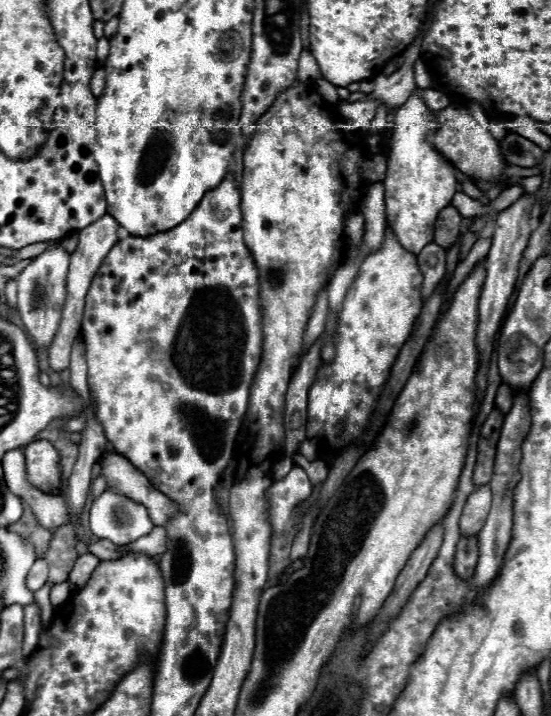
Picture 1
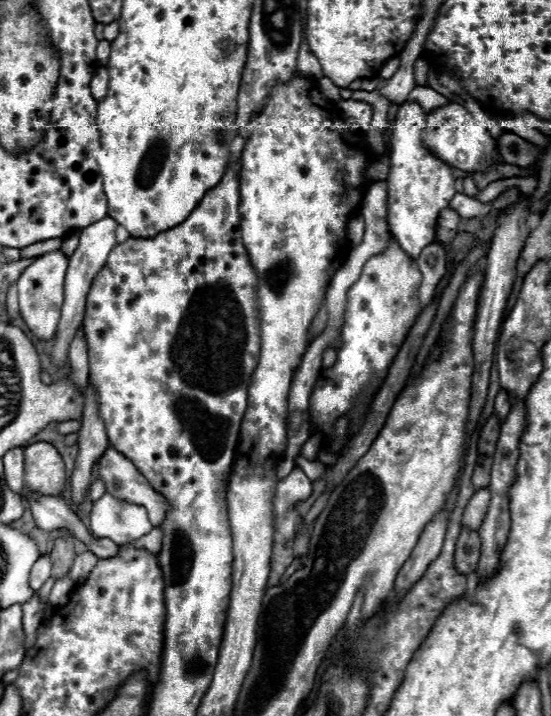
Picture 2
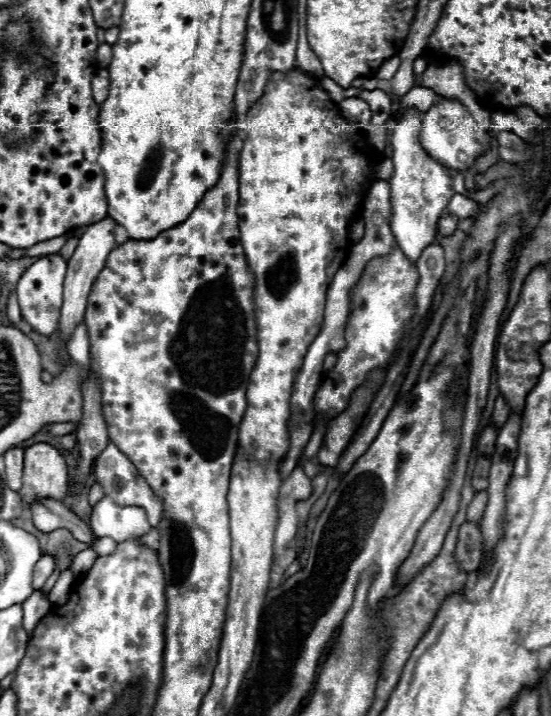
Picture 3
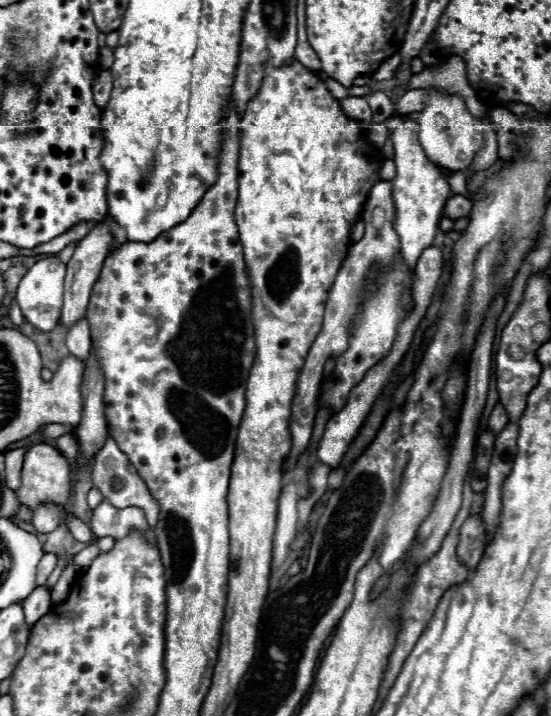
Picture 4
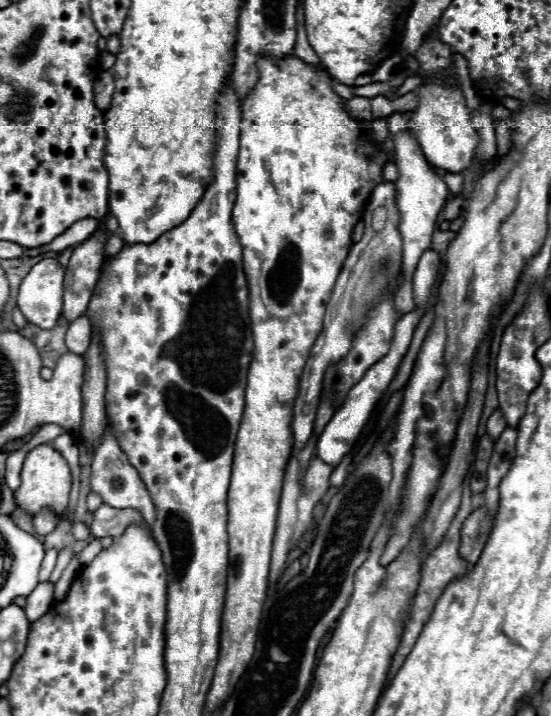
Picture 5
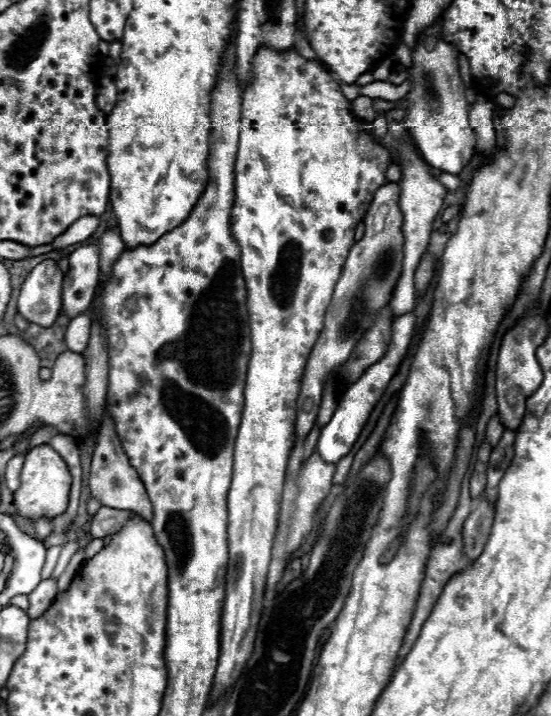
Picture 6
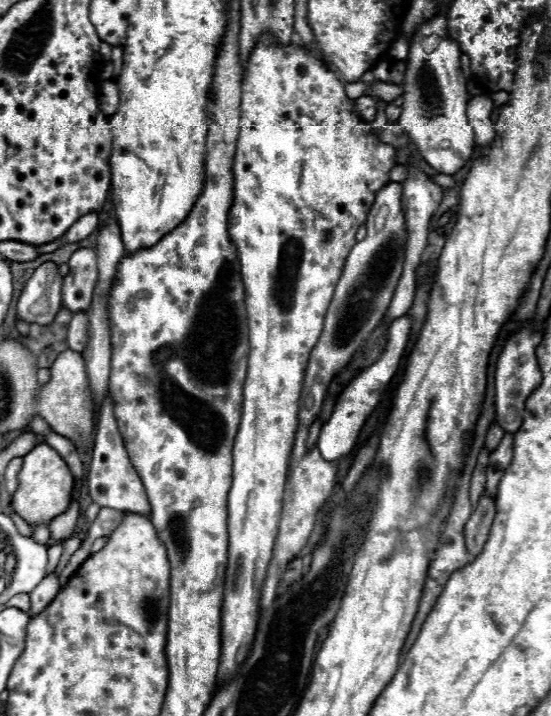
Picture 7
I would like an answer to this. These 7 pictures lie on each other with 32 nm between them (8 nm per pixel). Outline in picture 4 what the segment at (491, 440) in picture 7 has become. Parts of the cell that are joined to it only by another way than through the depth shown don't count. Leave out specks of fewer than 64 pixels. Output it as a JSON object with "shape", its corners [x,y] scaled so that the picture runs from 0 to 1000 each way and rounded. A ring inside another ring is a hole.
{"shape":[[[904,564],[904,567],[897,570],[897,575],[893,575],[893,581],[886,584],[886,601],[889,601],[897,609],[904,609],[904,606],[915,601],[918,592],[922,592],[918,575],[915,575],[911,564]]]}

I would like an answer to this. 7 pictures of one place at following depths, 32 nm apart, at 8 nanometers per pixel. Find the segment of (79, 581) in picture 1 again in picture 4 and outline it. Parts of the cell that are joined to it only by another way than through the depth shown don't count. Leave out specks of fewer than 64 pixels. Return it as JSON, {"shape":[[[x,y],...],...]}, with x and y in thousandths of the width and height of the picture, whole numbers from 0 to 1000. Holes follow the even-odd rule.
{"shape":[[[149,768],[149,771],[142,771],[142,777],[134,777],[134,785],[138,785],[142,796],[156,796],[178,774],[181,774],[178,768]]]}

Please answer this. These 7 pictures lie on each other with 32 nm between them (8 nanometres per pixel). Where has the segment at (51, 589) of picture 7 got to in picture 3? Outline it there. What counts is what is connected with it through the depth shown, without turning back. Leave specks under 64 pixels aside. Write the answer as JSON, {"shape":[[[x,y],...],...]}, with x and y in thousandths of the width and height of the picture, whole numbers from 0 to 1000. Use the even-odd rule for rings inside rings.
{"shape":[[[62,824],[58,832],[40,844],[40,849],[44,849],[44,877],[47,877],[51,888],[58,888],[58,880],[65,877],[73,863],[80,863],[87,858],[91,838],[76,824]]]}

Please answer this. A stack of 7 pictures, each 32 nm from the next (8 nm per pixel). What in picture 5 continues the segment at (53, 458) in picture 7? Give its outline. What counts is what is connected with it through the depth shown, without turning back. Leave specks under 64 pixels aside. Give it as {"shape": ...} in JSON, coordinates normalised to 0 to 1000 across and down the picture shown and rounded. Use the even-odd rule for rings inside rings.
{"shape":[[[73,620],[65,626],[58,626],[47,634],[44,651],[40,651],[40,676],[36,682],[25,687],[25,698],[33,701],[33,709],[44,712],[54,721],[73,718],[80,709],[94,712],[98,718],[113,718],[120,715],[123,707],[123,690],[127,690],[127,676],[131,676],[131,665],[127,665],[127,654],[120,648],[120,642],[87,620]]]}

